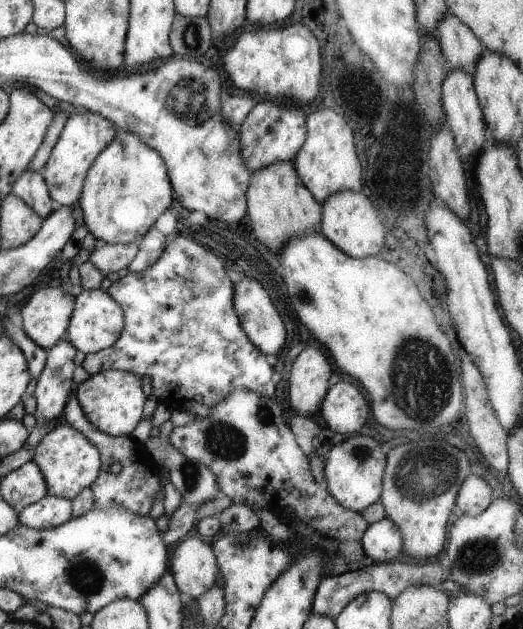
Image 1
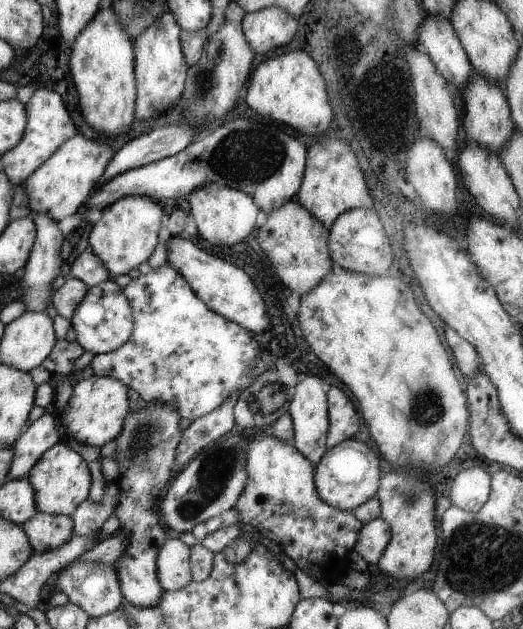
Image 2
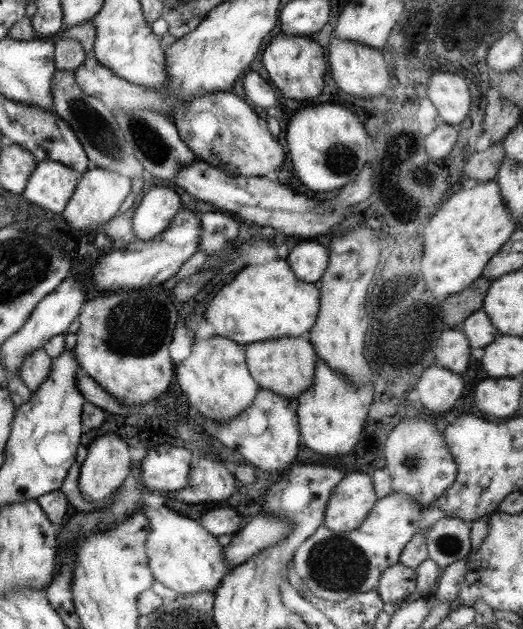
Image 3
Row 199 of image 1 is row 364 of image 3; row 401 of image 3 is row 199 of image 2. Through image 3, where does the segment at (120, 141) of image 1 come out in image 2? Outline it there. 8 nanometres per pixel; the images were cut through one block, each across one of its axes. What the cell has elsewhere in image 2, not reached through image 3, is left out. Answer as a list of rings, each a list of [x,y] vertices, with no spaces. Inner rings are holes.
[[[124,196],[109,206],[102,206],[101,217],[89,232],[88,244],[109,272],[110,278],[127,275],[139,264],[147,262],[159,240],[157,232],[161,216],[163,209],[158,201],[146,196]]]

